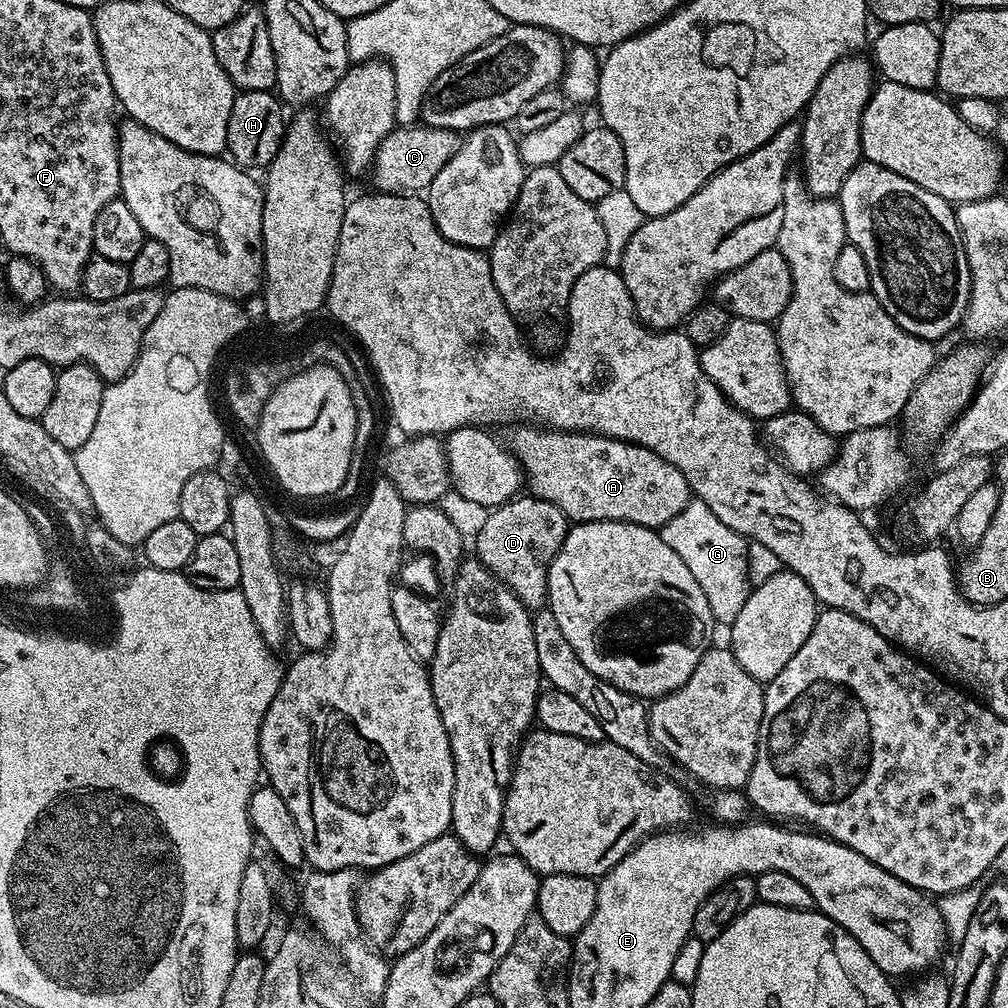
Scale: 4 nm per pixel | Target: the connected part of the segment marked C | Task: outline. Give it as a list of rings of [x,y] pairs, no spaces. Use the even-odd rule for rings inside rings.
[[[397,126],[378,146],[370,177],[384,194],[420,194],[438,178],[438,170],[460,149],[461,133],[427,126]]]

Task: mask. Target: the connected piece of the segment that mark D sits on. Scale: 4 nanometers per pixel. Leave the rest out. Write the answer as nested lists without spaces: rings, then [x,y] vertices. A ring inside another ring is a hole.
[[[531,494],[517,495],[508,503],[500,505],[499,508],[491,509],[485,516],[488,517],[481,522],[480,529],[476,532],[475,559],[483,562],[524,603],[525,608],[529,610],[543,609],[548,602],[550,562],[558,554],[558,550],[566,538],[570,527],[568,517],[562,514],[562,510],[558,506],[554,506],[554,502],[546,502]]]

